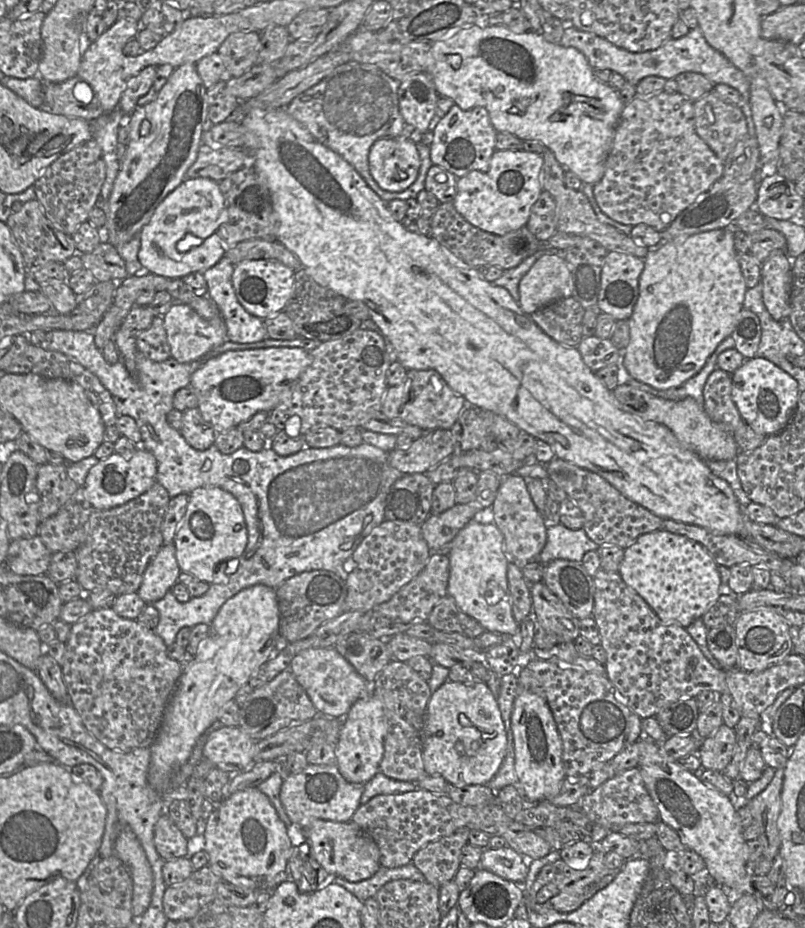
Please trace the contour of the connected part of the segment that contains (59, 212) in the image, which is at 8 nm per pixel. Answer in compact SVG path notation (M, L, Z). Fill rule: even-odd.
M91 139L80 144L69 152L60 156L48 166L34 183L36 199L42 205L46 217L59 230L67 235L73 235L79 226L88 221L89 213L97 201L106 176L106 164L98 143Z

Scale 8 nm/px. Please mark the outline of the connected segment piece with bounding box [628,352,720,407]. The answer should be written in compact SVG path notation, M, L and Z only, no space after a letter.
M713 352L707 359L703 368L679 387L670 388L667 390L657 390L650 385L640 382L634 378L632 378L628 384L652 395L669 400L678 401L686 397L692 397L701 407L704 407L703 390L705 383L709 375L718 368L717 358L720 354L716 353L717 352Z

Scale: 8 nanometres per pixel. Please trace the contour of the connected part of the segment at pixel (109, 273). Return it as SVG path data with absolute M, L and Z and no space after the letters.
M108 242L100 243L92 252L79 253L84 267L90 270L97 282L118 281L129 275L117 249Z

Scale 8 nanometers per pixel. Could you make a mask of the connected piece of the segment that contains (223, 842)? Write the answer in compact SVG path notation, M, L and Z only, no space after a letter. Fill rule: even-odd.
M252 786L237 791L229 798L215 803L204 830L204 849L209 857L209 866L223 881L245 888L274 892L275 888L287 880L285 873L292 845L288 828L280 819L268 796Z

